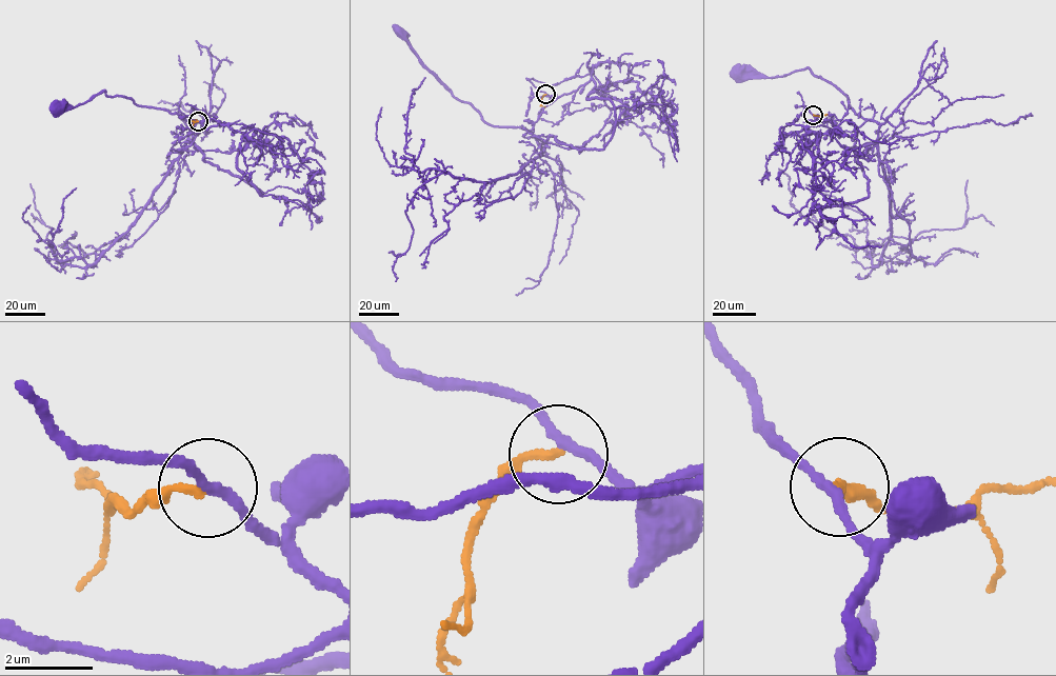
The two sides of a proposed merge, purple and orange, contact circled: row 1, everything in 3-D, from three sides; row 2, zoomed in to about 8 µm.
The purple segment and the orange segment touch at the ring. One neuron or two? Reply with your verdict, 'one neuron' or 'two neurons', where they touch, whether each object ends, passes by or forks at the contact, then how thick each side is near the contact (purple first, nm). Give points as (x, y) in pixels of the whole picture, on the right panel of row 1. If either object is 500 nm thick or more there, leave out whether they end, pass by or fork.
two neurons; at (813, 115); purple passes by; orange ends there; 220 nm thick on the purple side, 200 nm on the other

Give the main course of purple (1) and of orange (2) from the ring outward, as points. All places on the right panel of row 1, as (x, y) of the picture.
1: (813, 115), (797, 133), (814, 159), (813, 200), (865, 199), (855, 150), (879, 124), (808, 67), (739, 74)
2: (813, 115), (827, 114)

